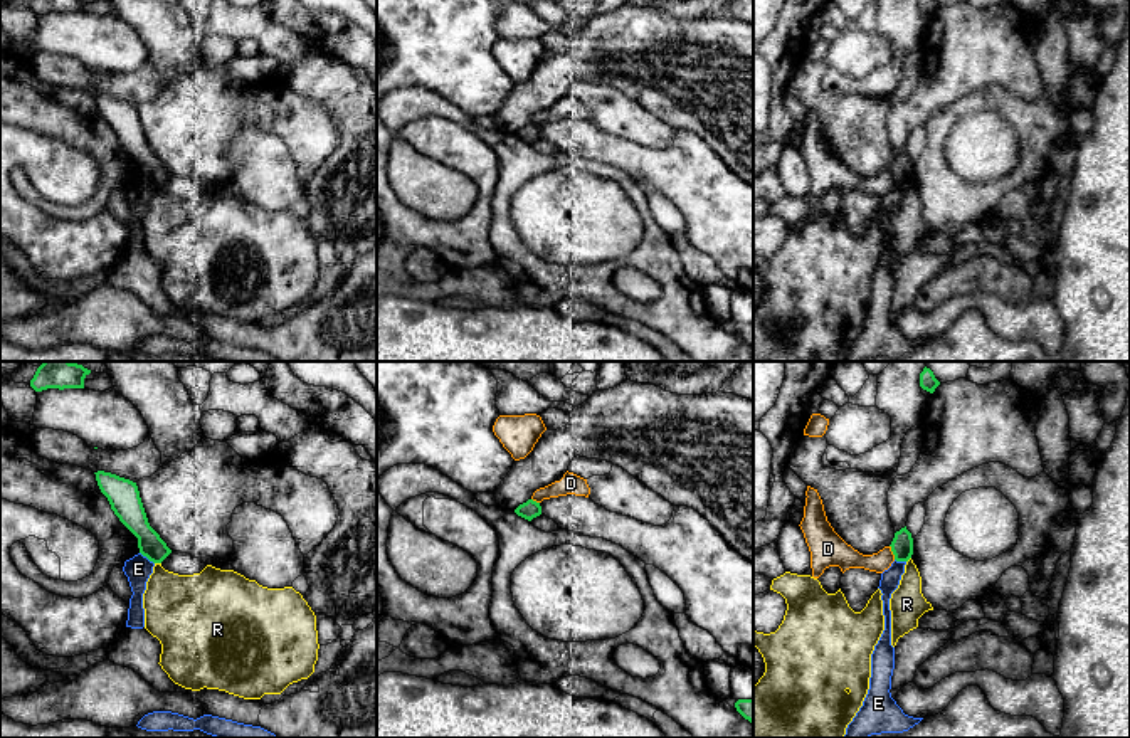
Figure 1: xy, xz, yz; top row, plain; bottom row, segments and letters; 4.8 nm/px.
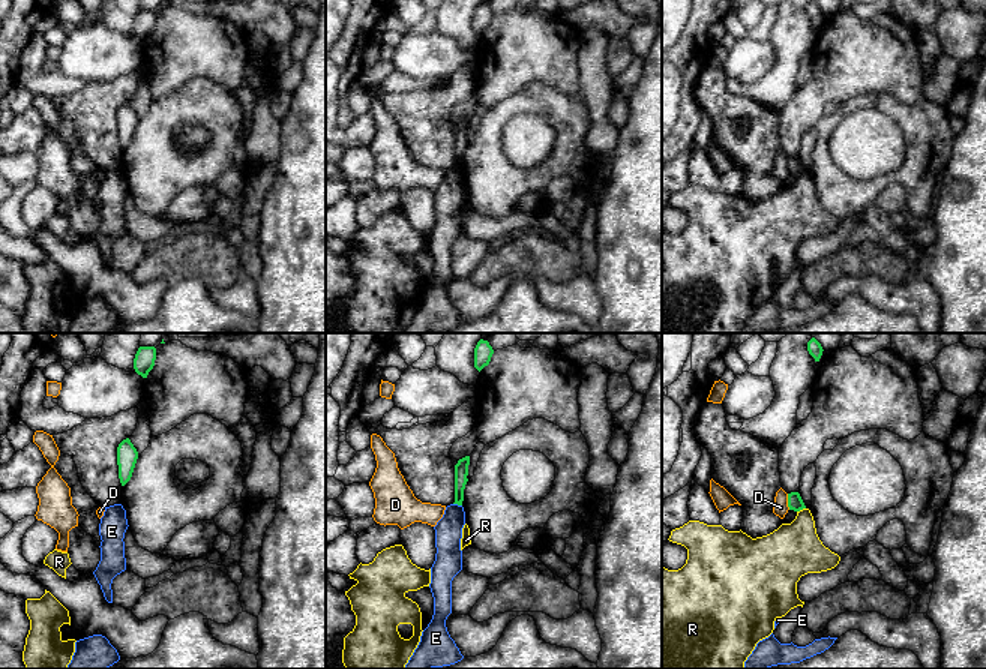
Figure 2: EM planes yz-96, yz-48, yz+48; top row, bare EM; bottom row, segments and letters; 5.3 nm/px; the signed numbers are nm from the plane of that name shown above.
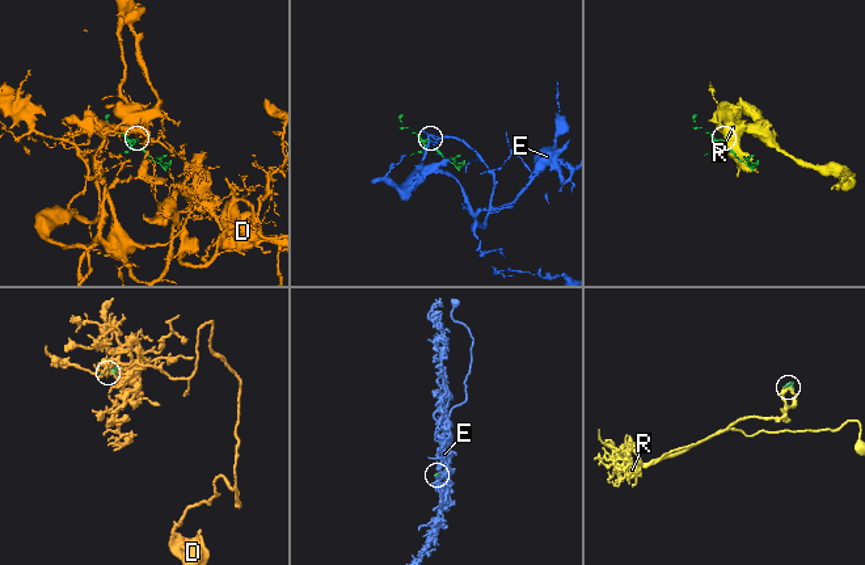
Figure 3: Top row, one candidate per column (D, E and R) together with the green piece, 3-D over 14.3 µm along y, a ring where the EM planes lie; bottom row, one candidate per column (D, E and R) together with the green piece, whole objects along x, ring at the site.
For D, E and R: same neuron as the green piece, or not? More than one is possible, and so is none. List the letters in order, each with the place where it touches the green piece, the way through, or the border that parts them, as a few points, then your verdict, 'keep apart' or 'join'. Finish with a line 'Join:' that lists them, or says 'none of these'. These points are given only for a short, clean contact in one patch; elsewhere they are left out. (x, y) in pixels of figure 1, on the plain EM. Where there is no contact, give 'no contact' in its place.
D: meets green in yz at (892, 173); keep apart
E: meets green in xy at (147, 180); border along xy (140, 175), (153, 187); keep apart
R: meets green in xy at (158, 185); border along xy (155, 185), (160, 187); keep apart
Join: none of these

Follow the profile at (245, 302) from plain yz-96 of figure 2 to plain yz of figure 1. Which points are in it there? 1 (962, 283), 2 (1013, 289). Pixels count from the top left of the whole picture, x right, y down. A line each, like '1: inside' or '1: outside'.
1: outside
2: outside

